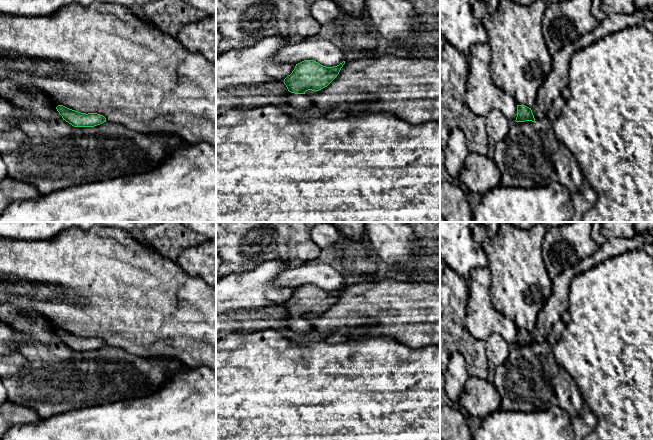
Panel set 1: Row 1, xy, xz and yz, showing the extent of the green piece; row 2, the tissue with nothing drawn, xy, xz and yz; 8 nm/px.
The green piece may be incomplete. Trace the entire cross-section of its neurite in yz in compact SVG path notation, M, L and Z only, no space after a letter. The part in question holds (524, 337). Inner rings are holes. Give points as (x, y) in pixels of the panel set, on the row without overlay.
M645 231L642 233L636 233L631 239L608 239L604 244L602 244L599 249L589 257L582 259L576 266L566 268L562 273L553 279L552 293L547 300L544 307L538 313L536 324L533 332L529 332L525 329L517 329L517 341L516 346L532 345L537 348L545 348L549 346L549 335L555 322L561 320L562 315L568 311L568 294L570 290L570 284L573 278L588 270L596 265L602 263L603 261L612 258L613 256L622 254L627 251L634 249L642 249L646 244L653 244L653 231Z

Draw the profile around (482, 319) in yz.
M487 266L477 267L471 271L467 290L465 323L470 334L479 341L486 341L492 334L498 334L509 345L515 345L515 323L497 311L491 302L491 276Z

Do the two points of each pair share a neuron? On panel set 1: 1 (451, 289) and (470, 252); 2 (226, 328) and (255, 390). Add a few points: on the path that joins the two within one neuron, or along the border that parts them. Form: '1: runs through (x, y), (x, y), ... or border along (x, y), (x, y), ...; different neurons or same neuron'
1: border along (450, 267), (466, 281); different neurons
2: border along (250, 331), (232, 332), (226, 336); different neurons

